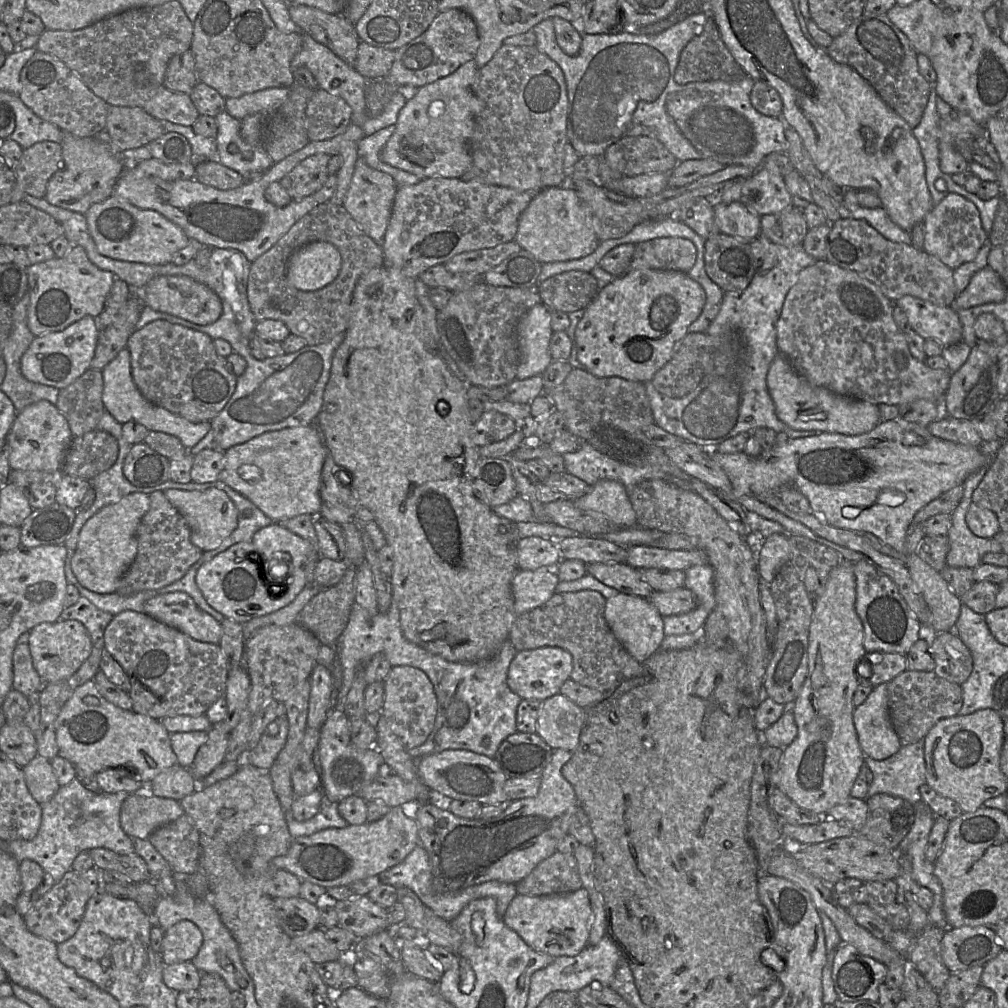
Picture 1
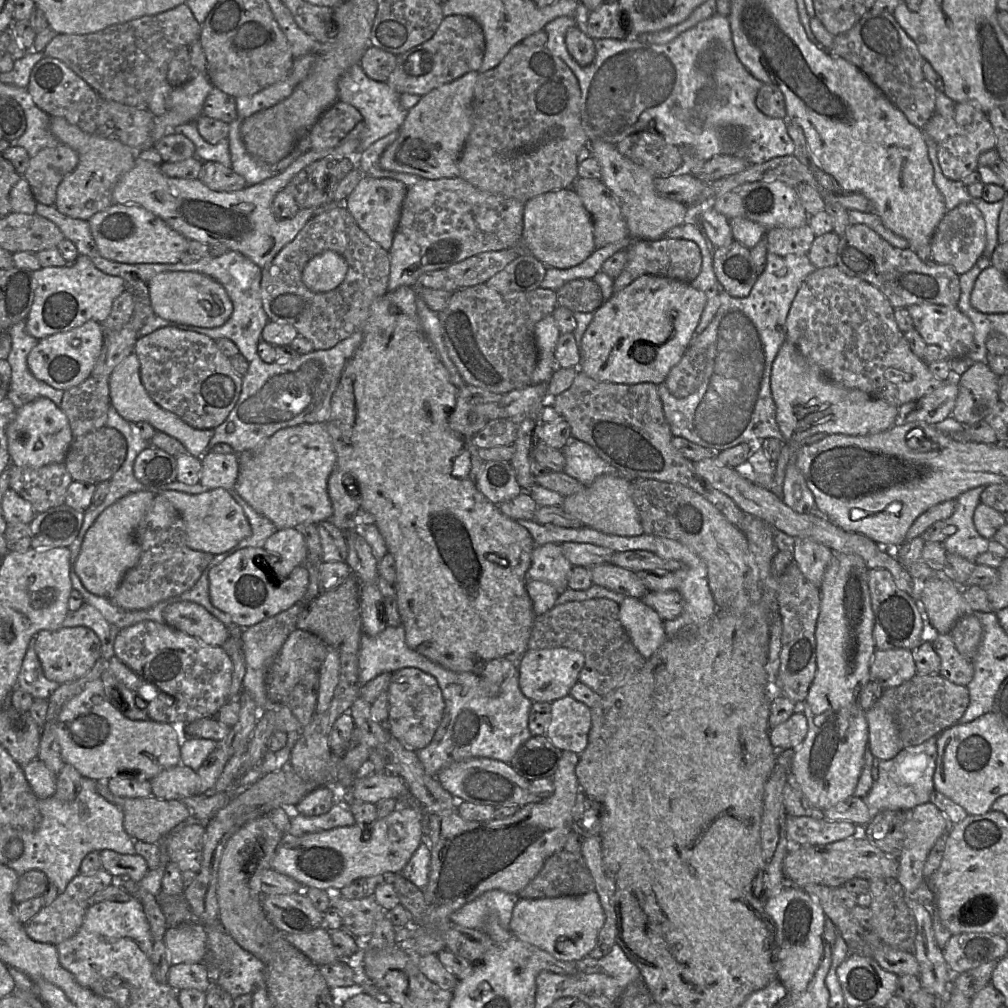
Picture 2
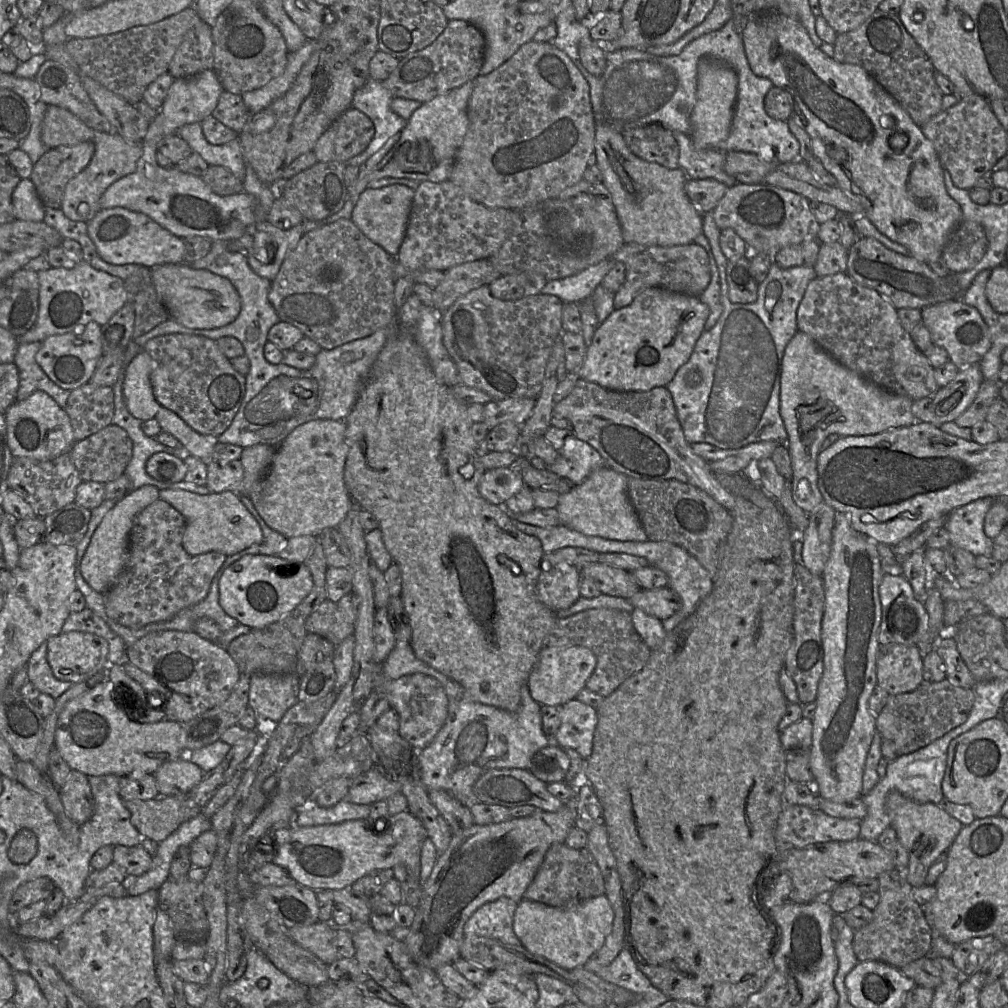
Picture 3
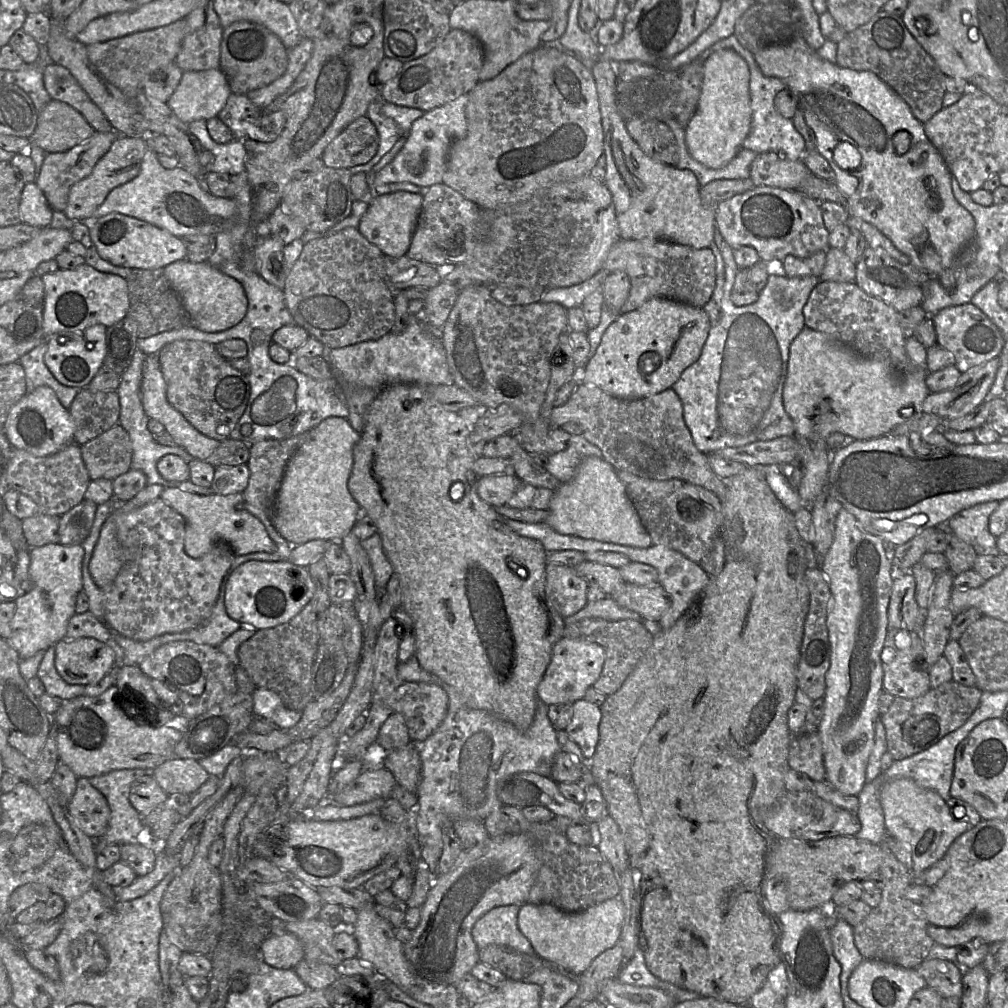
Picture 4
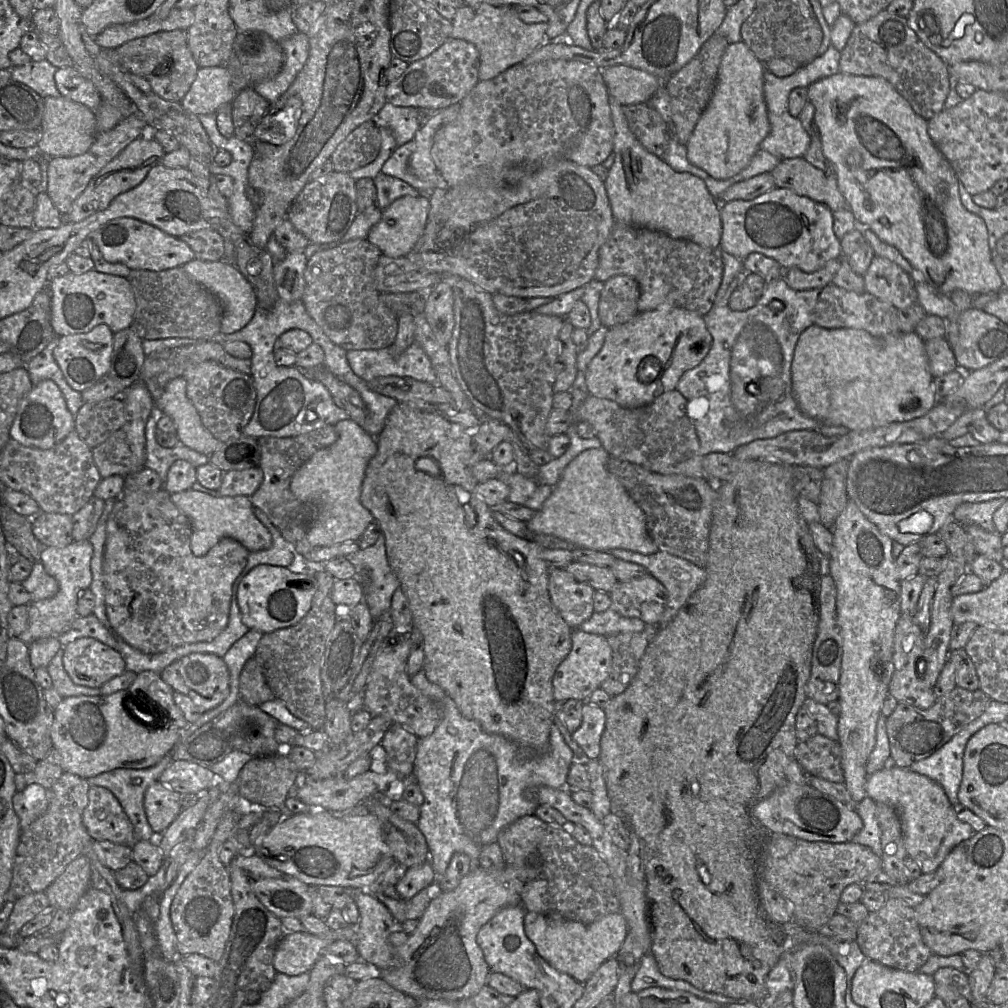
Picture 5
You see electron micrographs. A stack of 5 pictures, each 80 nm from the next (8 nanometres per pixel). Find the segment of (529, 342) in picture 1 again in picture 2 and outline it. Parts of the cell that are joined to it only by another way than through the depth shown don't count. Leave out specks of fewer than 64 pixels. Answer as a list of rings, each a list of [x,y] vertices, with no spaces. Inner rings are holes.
[[[551,314],[539,320],[534,327],[534,338],[537,348],[537,363],[531,375],[531,384],[548,383],[556,369],[554,350],[561,333]]]

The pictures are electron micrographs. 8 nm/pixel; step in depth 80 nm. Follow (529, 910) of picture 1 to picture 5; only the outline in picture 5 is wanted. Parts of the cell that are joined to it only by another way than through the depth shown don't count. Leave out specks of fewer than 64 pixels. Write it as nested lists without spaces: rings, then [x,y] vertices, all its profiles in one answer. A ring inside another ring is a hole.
[[[526,911],[524,931],[537,953],[552,967],[570,975],[581,984],[608,959],[617,956],[626,936],[626,921],[621,912],[608,914],[591,924],[569,920],[556,914]]]

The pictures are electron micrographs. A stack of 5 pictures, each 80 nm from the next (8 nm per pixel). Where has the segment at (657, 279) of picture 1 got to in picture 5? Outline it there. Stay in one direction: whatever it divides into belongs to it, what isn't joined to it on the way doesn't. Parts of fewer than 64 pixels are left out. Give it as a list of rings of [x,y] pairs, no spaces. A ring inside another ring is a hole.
[[[662,307],[639,312],[630,321],[609,329],[604,344],[586,372],[590,394],[612,400],[624,408],[637,408],[653,402],[665,392],[676,389],[681,376],[697,366],[711,348],[712,336],[704,316],[680,307]]]

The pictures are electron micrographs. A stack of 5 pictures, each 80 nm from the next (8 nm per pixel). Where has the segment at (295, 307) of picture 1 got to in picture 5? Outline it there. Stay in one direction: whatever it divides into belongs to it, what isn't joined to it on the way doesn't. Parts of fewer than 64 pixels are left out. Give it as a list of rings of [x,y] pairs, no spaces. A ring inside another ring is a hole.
[[[354,239],[322,247],[308,256],[301,302],[325,335],[346,351],[389,348],[396,339],[398,316],[383,303],[373,280],[382,255],[367,239]]]

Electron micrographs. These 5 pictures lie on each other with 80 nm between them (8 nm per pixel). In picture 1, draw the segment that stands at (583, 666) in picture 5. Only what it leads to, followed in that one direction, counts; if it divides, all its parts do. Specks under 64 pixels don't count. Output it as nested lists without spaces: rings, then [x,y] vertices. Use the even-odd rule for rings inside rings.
[[[540,647],[517,652],[508,668],[507,684],[522,700],[543,701],[560,694],[562,684],[570,678],[573,669],[572,655],[558,647]]]

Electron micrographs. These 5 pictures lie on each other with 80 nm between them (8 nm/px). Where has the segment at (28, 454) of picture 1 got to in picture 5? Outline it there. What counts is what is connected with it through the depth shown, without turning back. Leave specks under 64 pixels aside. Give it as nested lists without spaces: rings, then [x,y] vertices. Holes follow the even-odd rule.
[[[43,380],[33,385],[20,402],[10,429],[10,437],[24,446],[46,450],[55,447],[73,430],[75,430],[74,416],[68,410],[61,390],[52,380]]]

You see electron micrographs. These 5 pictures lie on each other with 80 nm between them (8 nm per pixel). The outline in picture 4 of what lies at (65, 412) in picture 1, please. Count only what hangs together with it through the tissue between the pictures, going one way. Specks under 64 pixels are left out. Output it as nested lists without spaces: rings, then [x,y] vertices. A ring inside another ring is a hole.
[[[82,388],[77,392],[68,411],[74,421],[74,442],[83,445],[119,424],[119,397],[115,391],[92,392],[88,388]]]

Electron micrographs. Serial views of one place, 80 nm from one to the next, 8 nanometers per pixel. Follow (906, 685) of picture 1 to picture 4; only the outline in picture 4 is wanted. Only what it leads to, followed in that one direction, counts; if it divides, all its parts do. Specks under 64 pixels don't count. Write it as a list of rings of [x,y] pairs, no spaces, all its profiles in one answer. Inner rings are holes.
[[[949,681],[917,698],[895,697],[888,711],[880,715],[886,733],[887,752],[894,761],[898,761],[934,746],[969,719],[980,703],[981,694],[976,686],[966,687]]]

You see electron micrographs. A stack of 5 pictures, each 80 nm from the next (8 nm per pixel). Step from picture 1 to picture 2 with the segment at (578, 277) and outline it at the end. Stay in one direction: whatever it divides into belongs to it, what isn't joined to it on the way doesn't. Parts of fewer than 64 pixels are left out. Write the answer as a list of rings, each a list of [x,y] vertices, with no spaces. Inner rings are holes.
[[[577,278],[565,282],[556,291],[558,306],[572,312],[594,312],[603,302],[602,293],[592,278]]]

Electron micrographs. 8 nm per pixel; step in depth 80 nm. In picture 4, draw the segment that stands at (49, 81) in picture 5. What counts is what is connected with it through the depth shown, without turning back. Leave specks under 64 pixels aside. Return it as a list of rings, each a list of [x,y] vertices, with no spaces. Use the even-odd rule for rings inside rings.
[[[25,63],[18,70],[5,71],[3,77],[4,83],[15,84],[23,89],[30,96],[39,113],[52,100],[44,86],[43,70],[42,66]]]

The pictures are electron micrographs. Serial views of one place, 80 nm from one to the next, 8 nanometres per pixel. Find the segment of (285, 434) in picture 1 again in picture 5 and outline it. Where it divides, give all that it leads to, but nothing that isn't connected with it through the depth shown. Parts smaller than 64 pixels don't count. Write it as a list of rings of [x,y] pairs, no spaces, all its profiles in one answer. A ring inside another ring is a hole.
[[[352,419],[339,421],[334,427],[337,440],[306,461],[290,483],[294,496],[316,509],[316,518],[306,535],[313,547],[358,542],[367,526],[375,521],[362,505],[360,496],[367,465],[377,452],[376,440]]]

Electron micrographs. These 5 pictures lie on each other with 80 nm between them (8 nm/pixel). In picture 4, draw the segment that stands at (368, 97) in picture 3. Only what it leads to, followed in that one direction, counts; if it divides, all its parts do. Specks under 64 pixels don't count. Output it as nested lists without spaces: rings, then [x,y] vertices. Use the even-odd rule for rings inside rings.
[[[381,99],[372,102],[367,110],[367,117],[374,123],[379,133],[379,146],[375,156],[367,163],[349,168],[351,174],[363,172],[369,174],[375,164],[394,146],[400,139],[402,130],[391,118],[382,113],[383,101]]]

